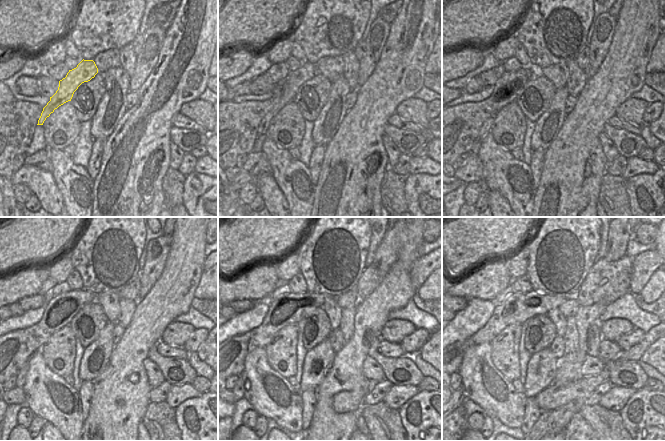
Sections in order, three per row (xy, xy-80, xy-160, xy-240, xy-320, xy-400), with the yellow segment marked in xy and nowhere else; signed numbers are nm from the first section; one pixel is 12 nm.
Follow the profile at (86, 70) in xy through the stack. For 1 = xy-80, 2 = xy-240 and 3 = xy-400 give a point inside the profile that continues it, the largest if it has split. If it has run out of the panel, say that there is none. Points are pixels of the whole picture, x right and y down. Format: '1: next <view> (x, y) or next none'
1: next xy-80 (307, 71)
2: next xy-240 (20, 378)
3: next xy-400 (462, 394)

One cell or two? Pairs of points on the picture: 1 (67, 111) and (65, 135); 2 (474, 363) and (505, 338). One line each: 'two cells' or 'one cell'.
1: one cell
2: two cells

